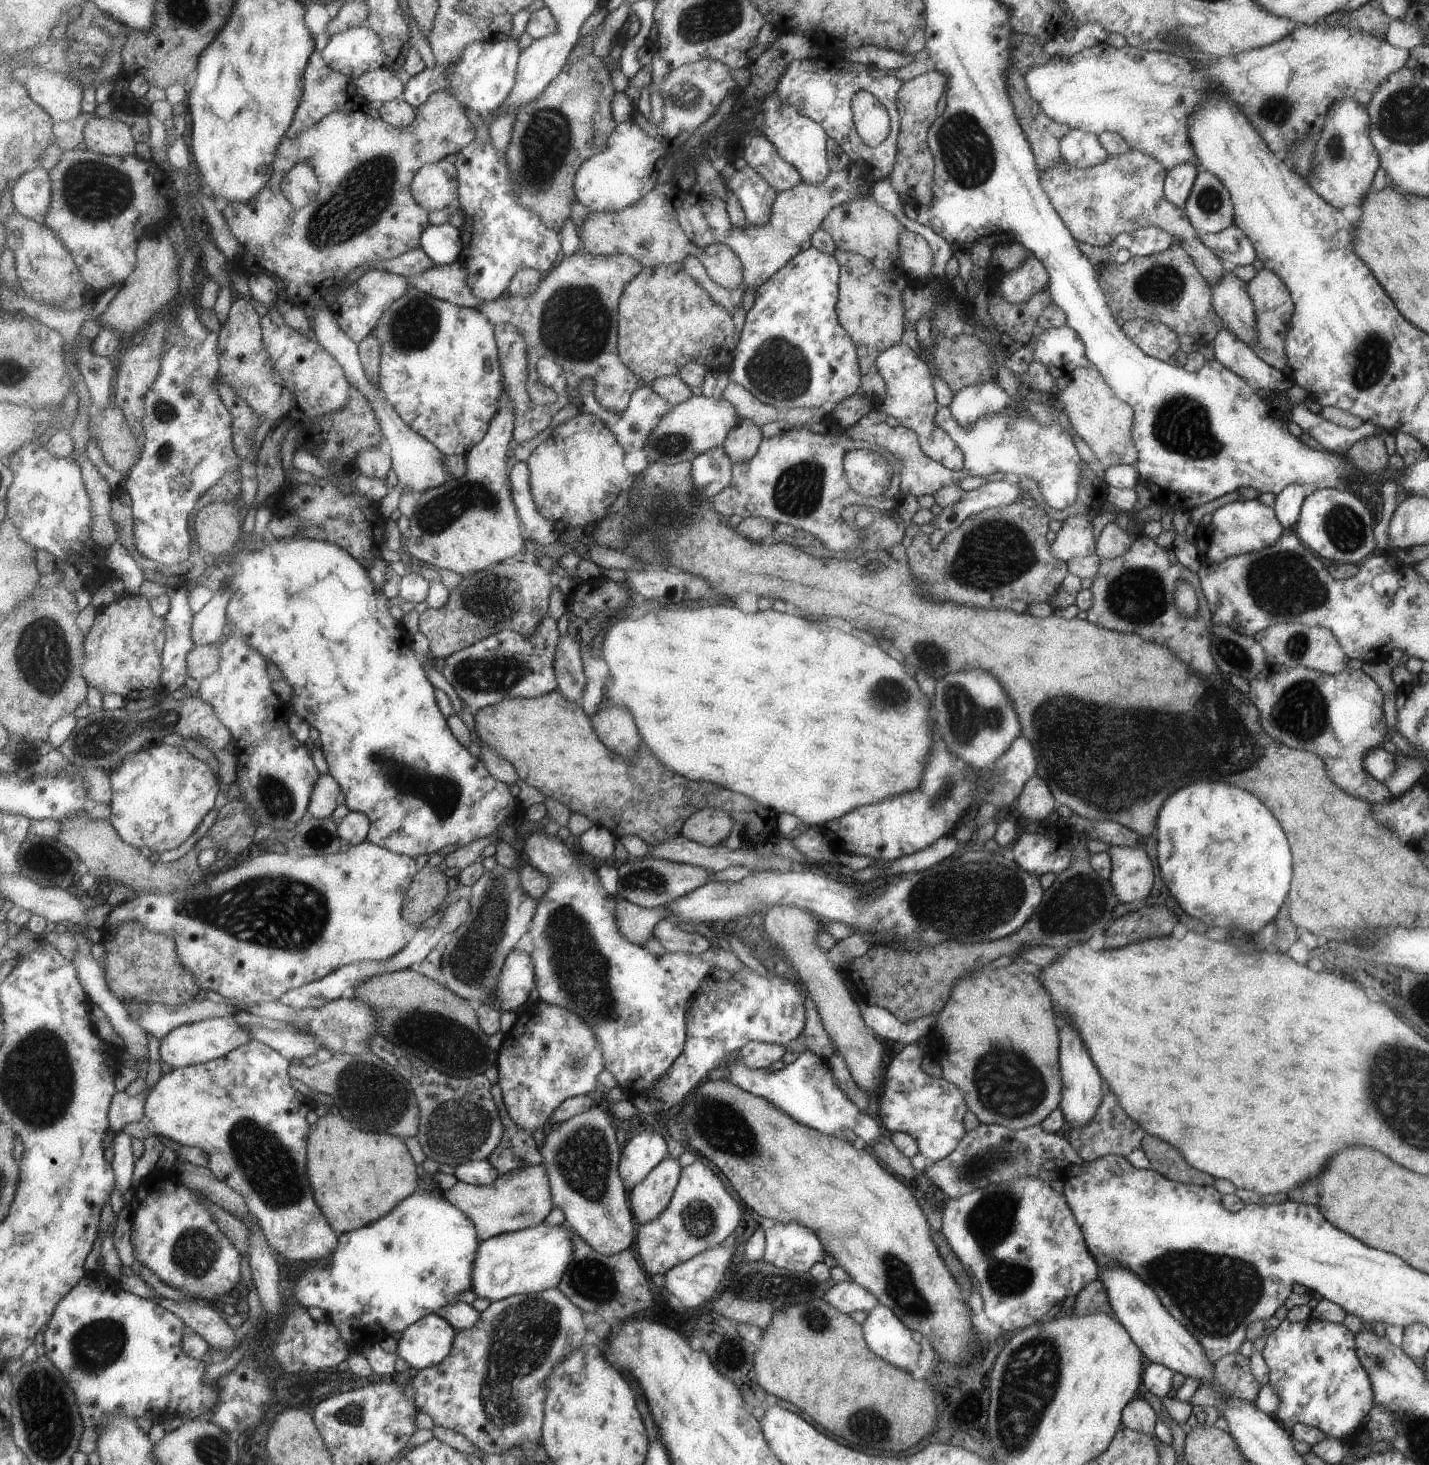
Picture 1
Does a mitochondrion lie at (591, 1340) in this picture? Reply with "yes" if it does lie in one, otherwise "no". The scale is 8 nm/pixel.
no

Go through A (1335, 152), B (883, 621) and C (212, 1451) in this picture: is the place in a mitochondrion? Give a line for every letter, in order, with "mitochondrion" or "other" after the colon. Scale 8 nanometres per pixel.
A: mitochondrion
B: other
C: mitochondrion

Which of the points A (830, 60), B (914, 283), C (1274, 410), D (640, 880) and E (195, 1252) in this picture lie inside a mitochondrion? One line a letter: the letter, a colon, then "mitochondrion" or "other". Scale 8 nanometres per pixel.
A: other
B: other
C: other
D: mitochondrion
E: mitochondrion

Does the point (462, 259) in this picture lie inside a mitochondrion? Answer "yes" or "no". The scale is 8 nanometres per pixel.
no

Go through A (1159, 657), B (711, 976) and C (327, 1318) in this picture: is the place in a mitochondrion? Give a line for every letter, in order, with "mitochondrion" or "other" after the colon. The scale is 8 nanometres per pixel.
A: other
B: other
C: other

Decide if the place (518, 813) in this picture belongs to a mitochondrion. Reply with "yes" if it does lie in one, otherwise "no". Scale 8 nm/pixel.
no

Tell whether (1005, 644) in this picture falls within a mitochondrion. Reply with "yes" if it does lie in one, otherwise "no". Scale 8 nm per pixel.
no

